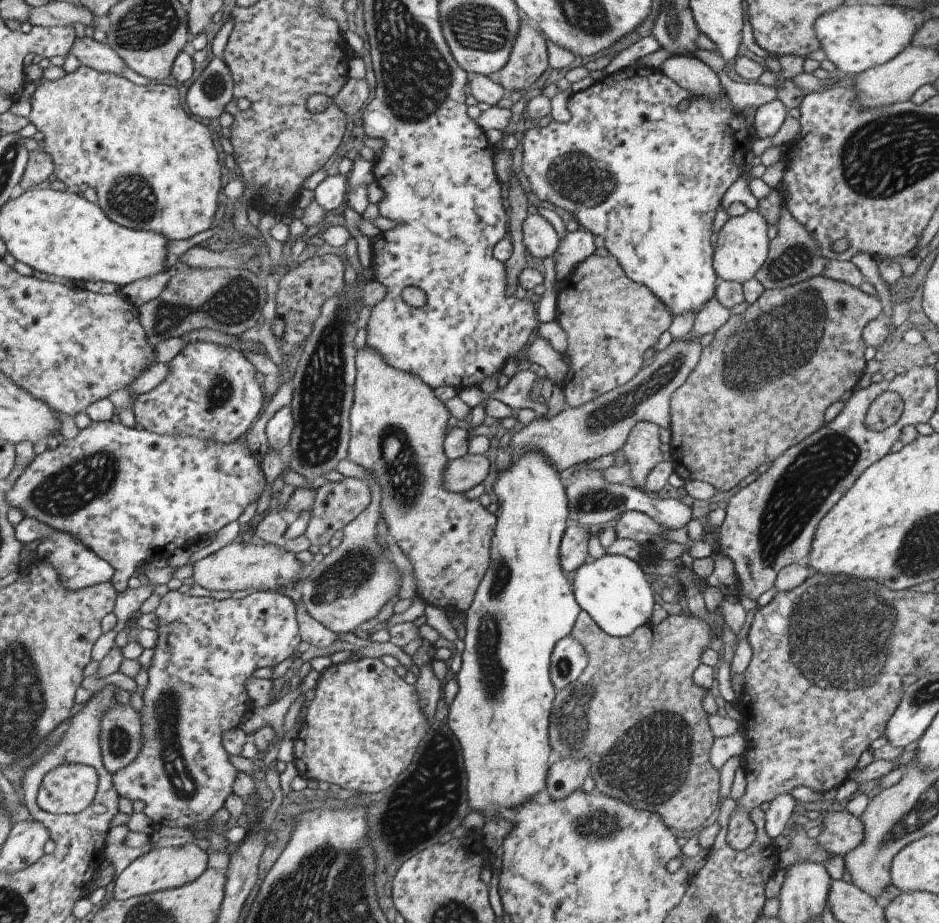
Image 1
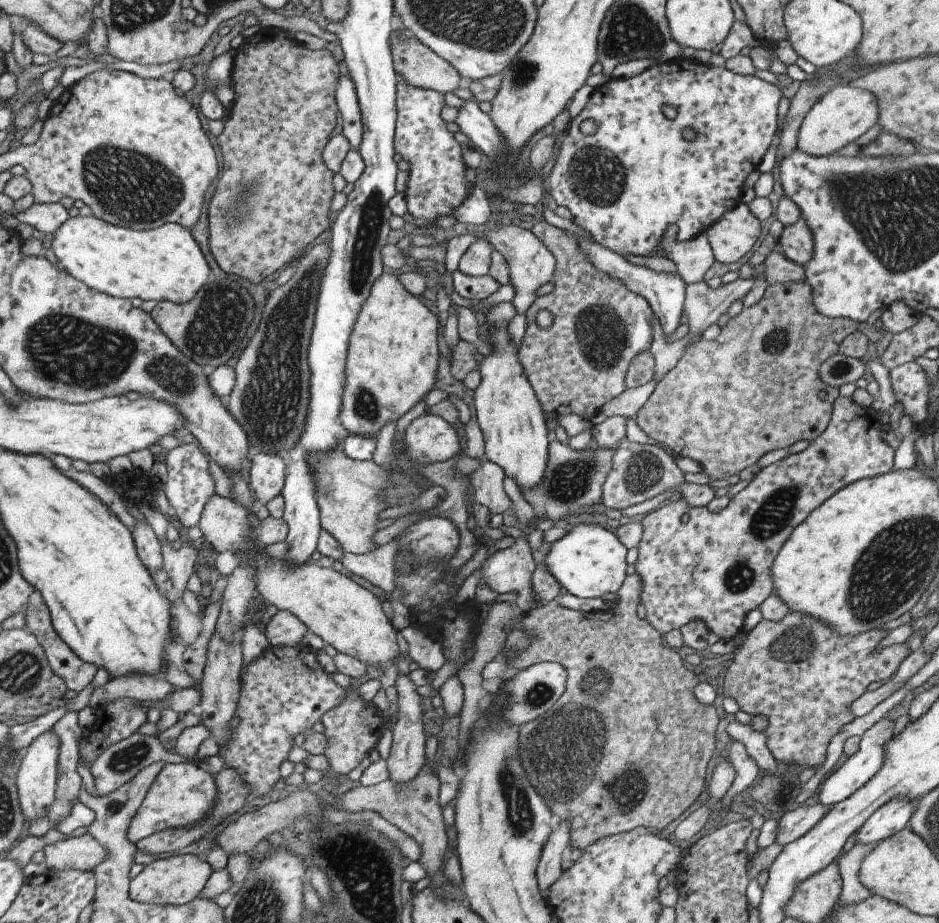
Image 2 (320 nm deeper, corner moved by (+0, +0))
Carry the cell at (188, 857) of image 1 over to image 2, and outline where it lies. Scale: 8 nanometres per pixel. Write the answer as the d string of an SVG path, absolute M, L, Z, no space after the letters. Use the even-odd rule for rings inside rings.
M191 852L165 859L157 859L146 864L143 869L128 882L128 897L138 903L156 905L182 905L187 904L198 896L199 891L205 886L211 867L203 857Z

